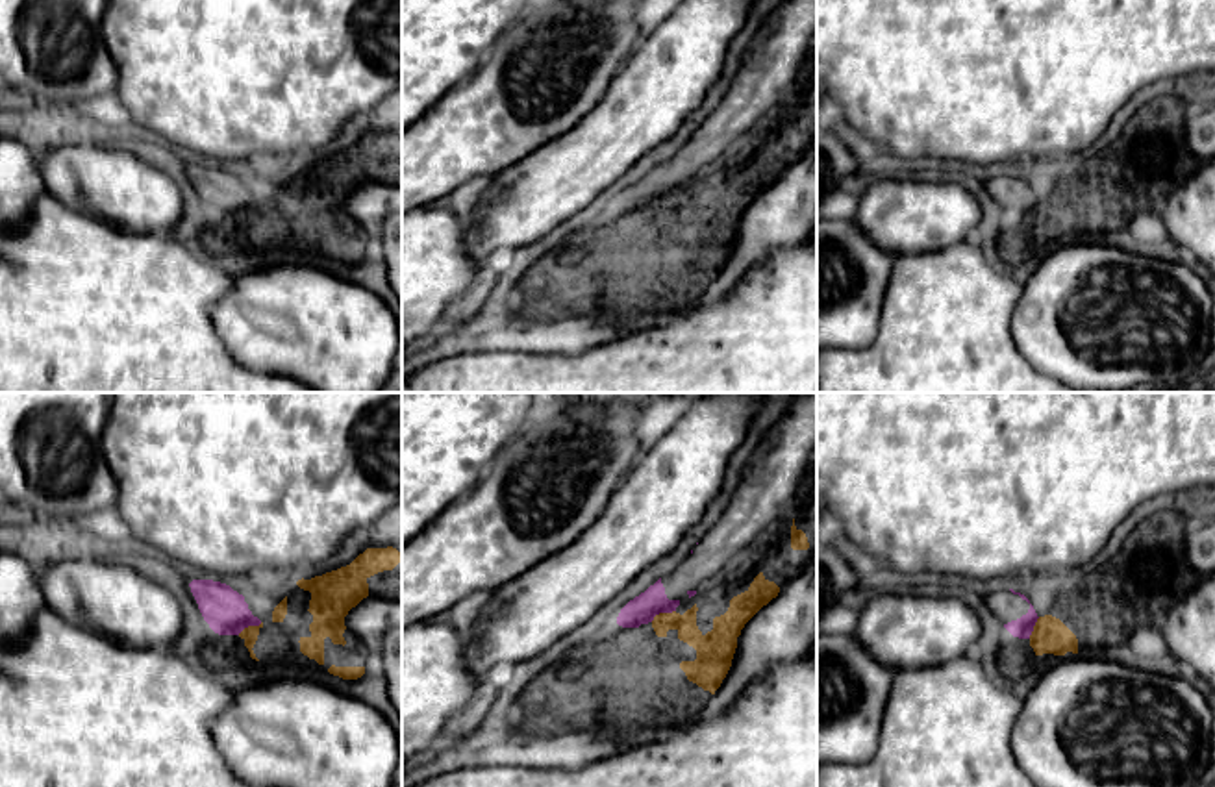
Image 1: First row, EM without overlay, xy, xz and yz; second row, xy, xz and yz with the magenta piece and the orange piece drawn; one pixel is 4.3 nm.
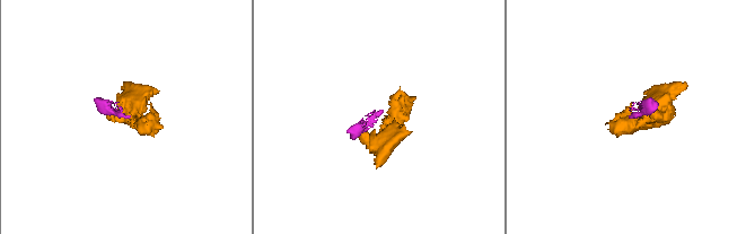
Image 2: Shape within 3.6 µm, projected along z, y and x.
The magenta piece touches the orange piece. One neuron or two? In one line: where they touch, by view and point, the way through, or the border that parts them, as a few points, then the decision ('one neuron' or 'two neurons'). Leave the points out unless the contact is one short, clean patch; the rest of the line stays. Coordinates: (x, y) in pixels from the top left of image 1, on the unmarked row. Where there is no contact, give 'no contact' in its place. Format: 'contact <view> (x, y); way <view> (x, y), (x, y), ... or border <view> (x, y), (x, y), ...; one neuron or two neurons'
contact xz (662, 197); border xz (675, 195), (662, 197), (651, 206); two neurons

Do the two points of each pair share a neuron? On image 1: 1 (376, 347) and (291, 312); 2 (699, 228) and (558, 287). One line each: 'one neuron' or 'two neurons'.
1: one neuron
2: one neuron

